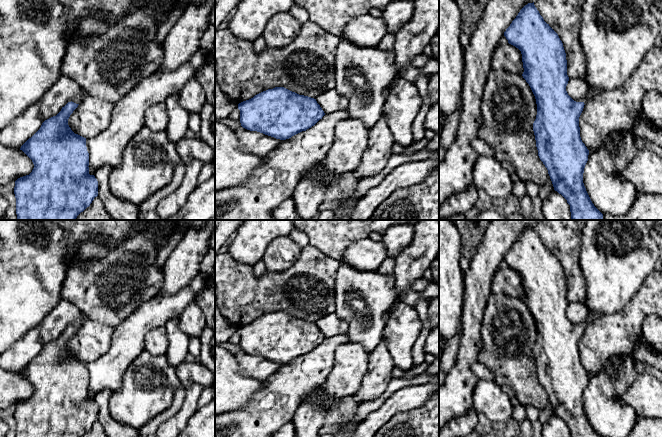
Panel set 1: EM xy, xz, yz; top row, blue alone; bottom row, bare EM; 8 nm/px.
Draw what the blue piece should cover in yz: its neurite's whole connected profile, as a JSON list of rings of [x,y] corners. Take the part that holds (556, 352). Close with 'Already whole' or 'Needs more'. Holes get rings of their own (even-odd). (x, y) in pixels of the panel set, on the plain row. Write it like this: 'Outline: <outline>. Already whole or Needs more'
Outline: [[[533,227],[525,229],[504,256],[508,267],[521,275],[524,296],[523,302],[529,308],[537,328],[537,339],[533,347],[538,380],[548,394],[554,414],[561,418],[570,429],[571,437],[601,437],[592,427],[583,407],[583,397],[588,385],[589,374],[580,361],[579,341],[584,326],[574,325],[567,317],[569,305],[567,284],[563,267],[558,258],[547,248]]]. Already whole

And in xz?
Outline: [[[284,311],[263,315],[238,328],[241,350],[280,364],[306,355],[325,339],[316,323]]]. Already whole

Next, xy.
Outline: [[[81,317],[68,326],[21,370],[34,392],[29,399],[15,405],[16,437],[81,437],[98,420],[98,405],[89,398],[86,362],[75,358],[68,349],[70,339],[83,322]]]. Needs more

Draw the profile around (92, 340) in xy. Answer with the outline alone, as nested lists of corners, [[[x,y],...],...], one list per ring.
[[[87,319],[68,343],[71,354],[84,362],[93,362],[110,348],[114,328]]]

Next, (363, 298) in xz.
[[[340,262],[334,289],[335,313],[349,324],[350,342],[361,344],[370,353],[383,338],[385,315],[397,298],[394,275],[377,270],[358,271]]]

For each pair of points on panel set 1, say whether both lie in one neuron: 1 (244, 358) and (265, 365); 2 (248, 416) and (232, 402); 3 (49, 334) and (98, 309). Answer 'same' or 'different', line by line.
1: same
2: different
3: different

